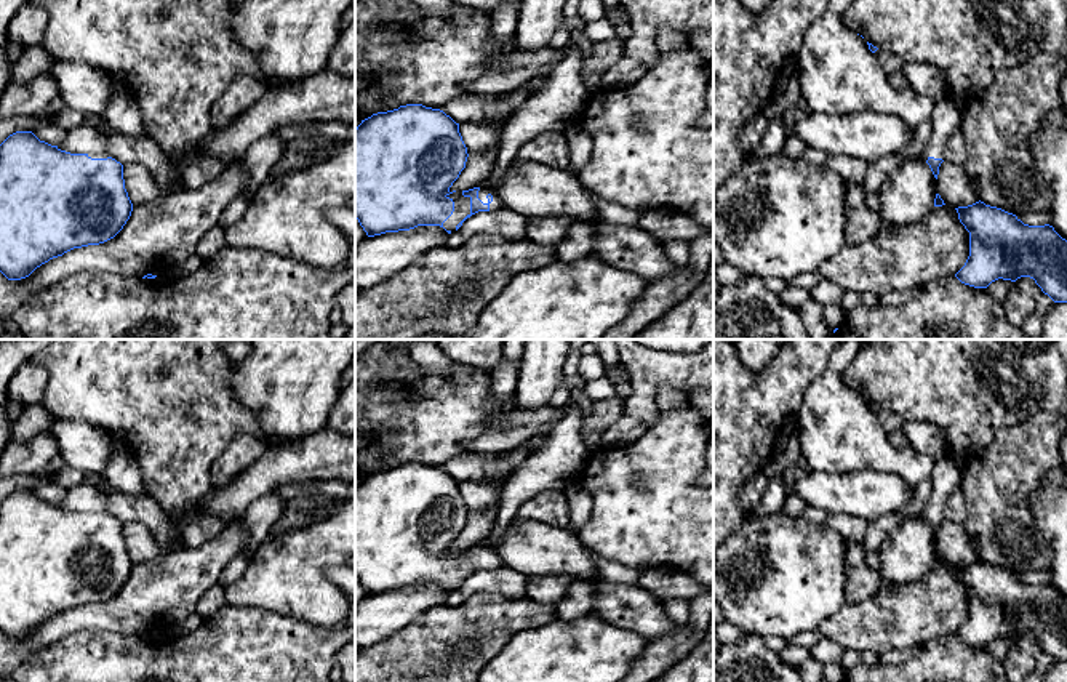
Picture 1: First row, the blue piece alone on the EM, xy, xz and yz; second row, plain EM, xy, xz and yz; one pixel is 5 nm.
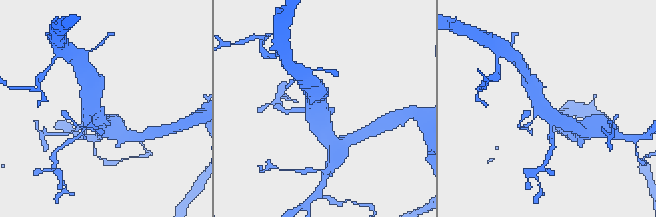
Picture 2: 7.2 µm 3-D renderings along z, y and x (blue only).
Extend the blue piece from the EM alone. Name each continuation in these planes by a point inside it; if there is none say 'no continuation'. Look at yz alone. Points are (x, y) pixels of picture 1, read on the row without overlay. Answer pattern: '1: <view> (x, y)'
1: yz (947, 476)

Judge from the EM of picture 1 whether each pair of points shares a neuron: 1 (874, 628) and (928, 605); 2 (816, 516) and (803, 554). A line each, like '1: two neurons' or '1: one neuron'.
1: one neuron
2: two neurons

